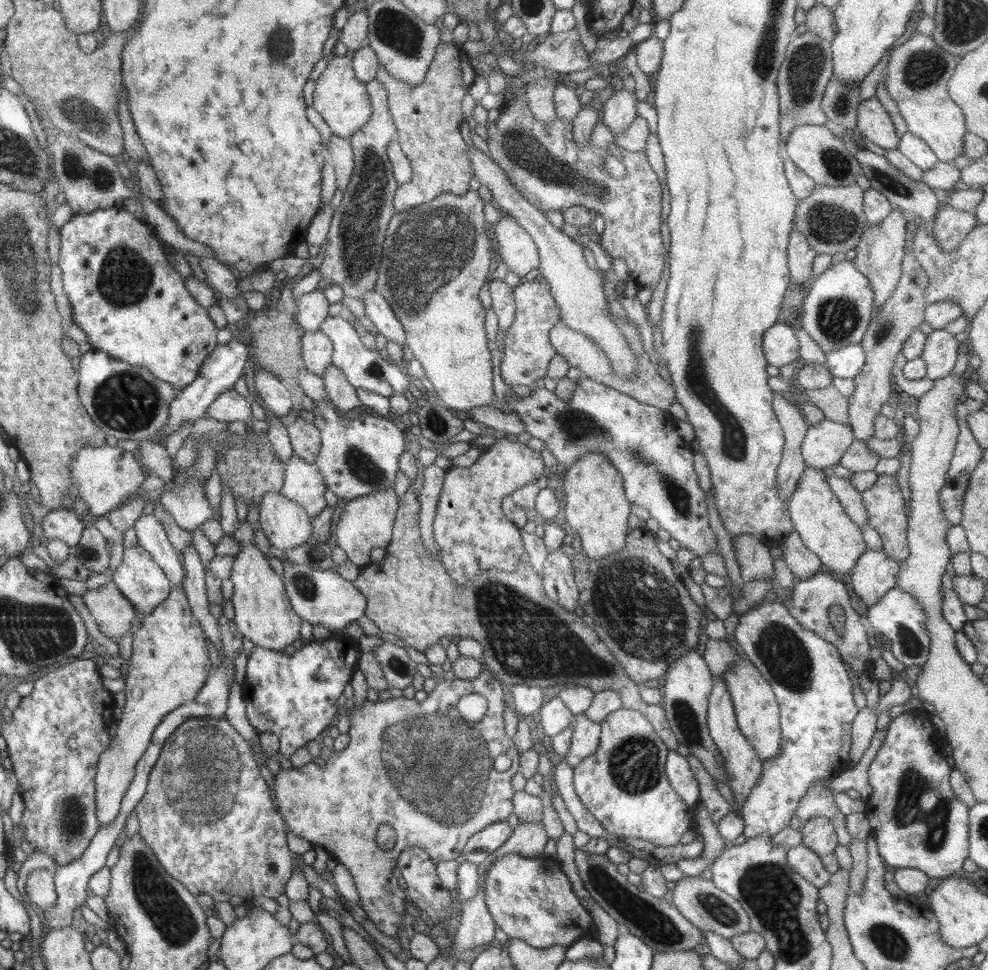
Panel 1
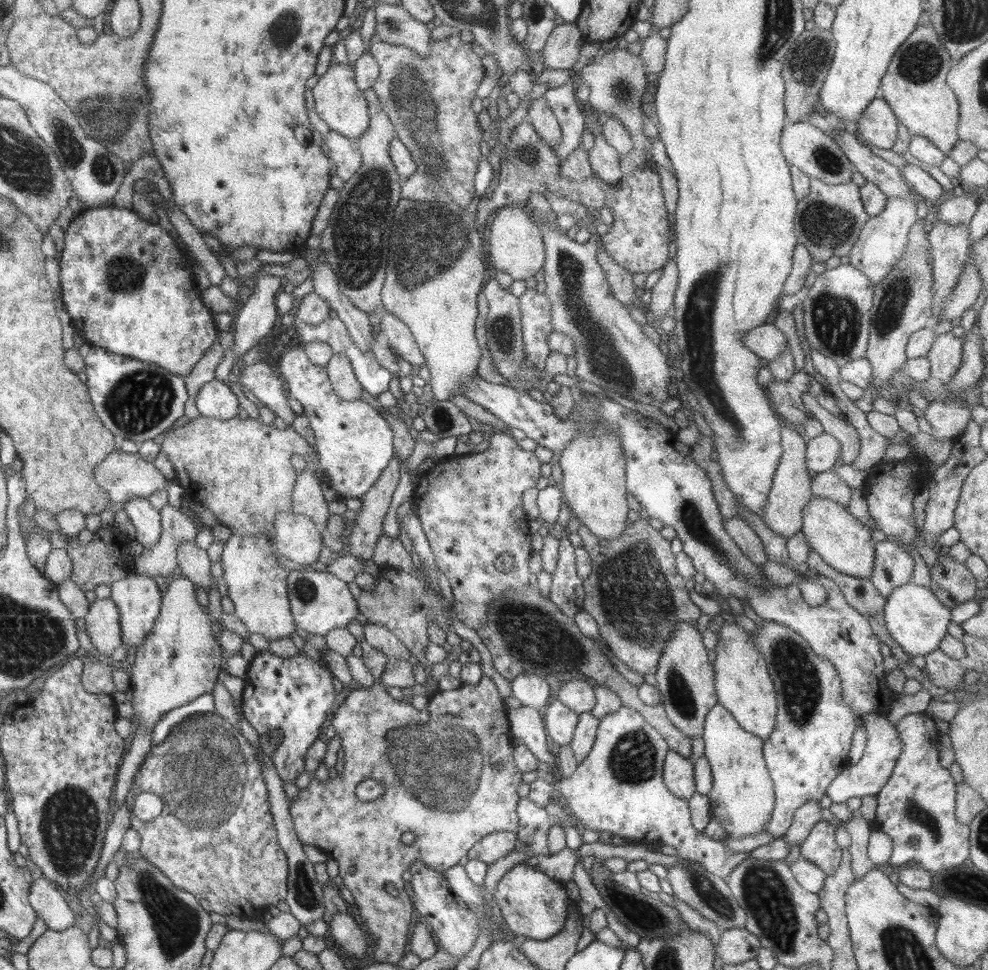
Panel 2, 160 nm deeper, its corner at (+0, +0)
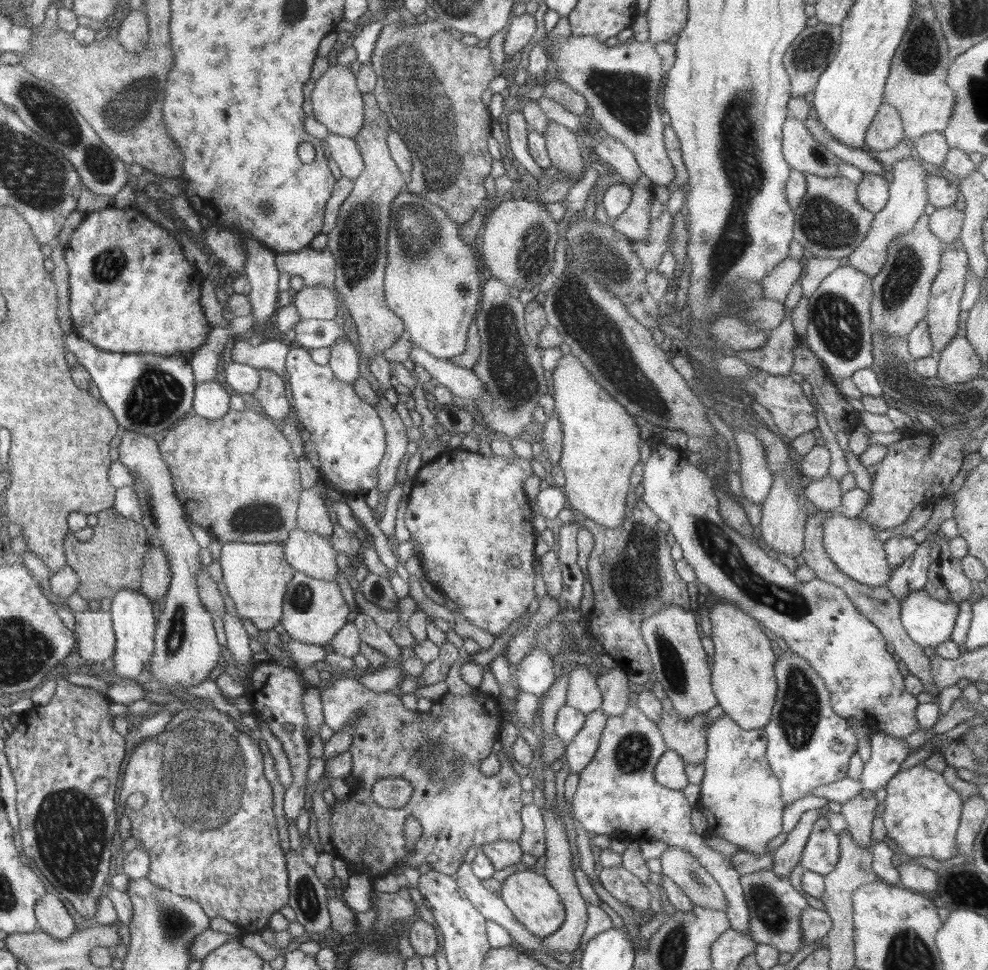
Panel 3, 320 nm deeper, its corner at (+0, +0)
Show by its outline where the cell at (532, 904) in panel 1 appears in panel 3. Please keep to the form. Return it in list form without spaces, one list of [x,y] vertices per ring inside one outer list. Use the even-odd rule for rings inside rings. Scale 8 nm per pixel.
[[[526,868],[526,870],[519,870],[505,878],[500,898],[512,911],[516,920],[541,939],[555,933],[564,922],[565,908],[559,894],[552,888],[548,879],[536,870]]]

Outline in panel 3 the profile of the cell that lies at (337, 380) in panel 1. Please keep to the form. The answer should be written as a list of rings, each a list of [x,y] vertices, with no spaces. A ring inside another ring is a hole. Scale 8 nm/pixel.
[[[338,337],[329,346],[331,355],[327,364],[338,380],[353,385],[360,376],[358,367],[358,353],[348,337]]]

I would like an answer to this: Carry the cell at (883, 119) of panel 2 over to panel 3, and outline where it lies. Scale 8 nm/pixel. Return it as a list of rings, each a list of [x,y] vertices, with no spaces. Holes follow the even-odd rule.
[[[883,102],[872,120],[872,125],[866,131],[866,148],[871,153],[890,150],[905,137],[898,110],[891,104]]]

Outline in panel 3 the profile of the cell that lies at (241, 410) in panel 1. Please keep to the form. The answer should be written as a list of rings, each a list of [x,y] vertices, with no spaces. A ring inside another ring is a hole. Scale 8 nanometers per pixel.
[[[217,380],[195,383],[192,413],[218,420],[230,410],[230,395]]]

